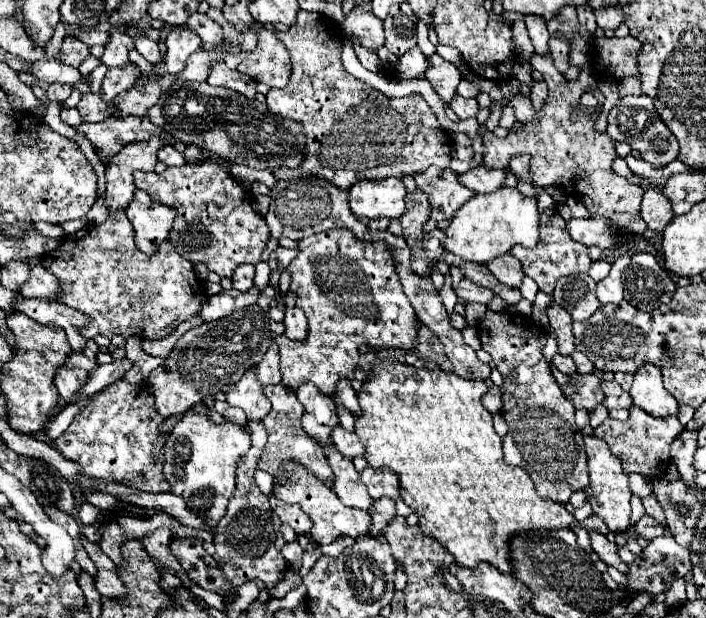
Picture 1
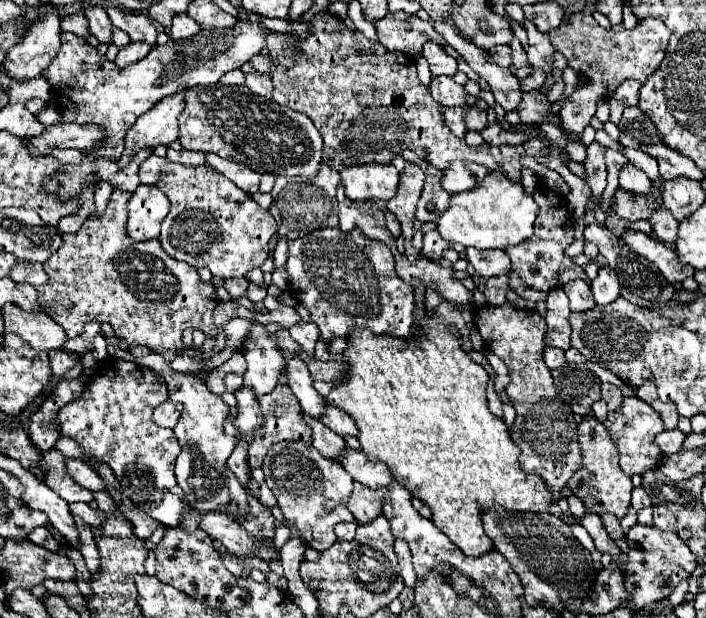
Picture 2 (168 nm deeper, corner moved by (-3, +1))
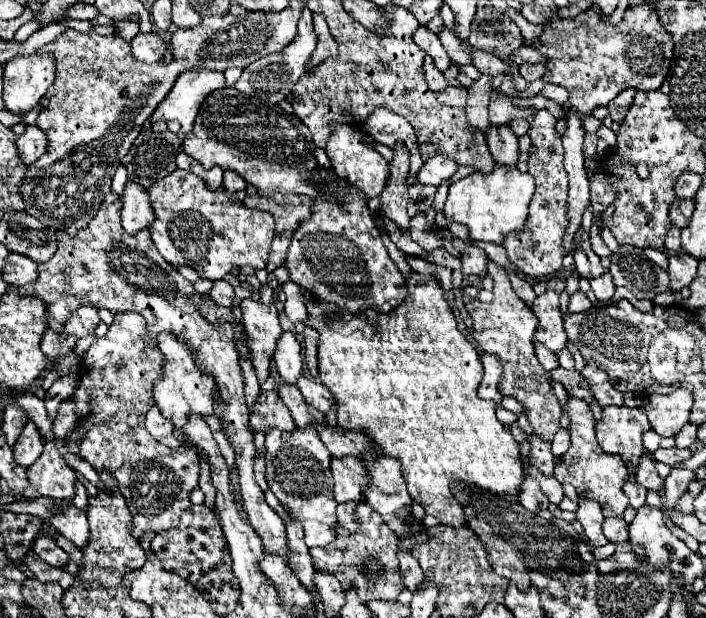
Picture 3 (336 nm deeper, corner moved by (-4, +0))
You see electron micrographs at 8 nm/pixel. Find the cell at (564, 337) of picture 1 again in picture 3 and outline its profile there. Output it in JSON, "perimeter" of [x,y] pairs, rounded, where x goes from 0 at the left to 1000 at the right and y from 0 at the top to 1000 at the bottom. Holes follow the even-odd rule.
{"perimeter":[[[780,468],[772,471],[769,477],[758,481],[752,500],[763,516],[758,549],[783,571],[792,571],[803,558],[803,539],[797,532],[797,506],[792,497],[792,474]]]}

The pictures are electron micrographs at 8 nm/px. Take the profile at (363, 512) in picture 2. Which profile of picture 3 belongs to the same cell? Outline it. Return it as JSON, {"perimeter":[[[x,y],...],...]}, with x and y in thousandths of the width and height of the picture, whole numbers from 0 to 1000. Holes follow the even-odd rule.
{"perimeter":[[[489,739],[469,746],[469,765],[475,775],[475,811],[492,814],[492,811],[514,811],[514,791],[525,782],[525,769],[520,765],[520,756],[506,739]]]}

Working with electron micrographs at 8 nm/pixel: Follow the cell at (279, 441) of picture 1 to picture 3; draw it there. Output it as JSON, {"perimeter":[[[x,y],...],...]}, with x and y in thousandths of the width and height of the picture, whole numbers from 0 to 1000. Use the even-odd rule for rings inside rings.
{"perimeter":[[[373,633],[367,639],[361,662],[356,665],[353,688],[356,688],[358,701],[364,701],[364,697],[378,701],[378,694],[384,694],[384,691],[401,694],[401,697],[418,694],[412,665],[407,662],[407,655],[401,655],[401,646],[395,642],[392,633]]]}

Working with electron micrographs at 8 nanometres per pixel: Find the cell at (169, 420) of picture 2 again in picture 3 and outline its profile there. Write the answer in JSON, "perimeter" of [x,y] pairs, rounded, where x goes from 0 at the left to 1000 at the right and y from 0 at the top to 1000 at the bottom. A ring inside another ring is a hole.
{"perimeter":[[[217,659],[208,668],[208,681],[205,681],[208,697],[231,720],[237,723],[254,723],[256,717],[245,707],[245,688],[239,678],[234,678],[228,668],[217,668]]]}

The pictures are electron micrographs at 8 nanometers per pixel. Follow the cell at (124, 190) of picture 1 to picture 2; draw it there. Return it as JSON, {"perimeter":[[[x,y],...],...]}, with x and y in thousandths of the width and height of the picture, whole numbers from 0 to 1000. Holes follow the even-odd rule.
{"perimeter":[[[261,146],[241,152],[193,194],[190,207],[184,207],[178,220],[178,246],[173,259],[167,259],[170,269],[178,269],[204,236],[241,233],[252,227],[252,188],[261,178],[261,155]]]}

